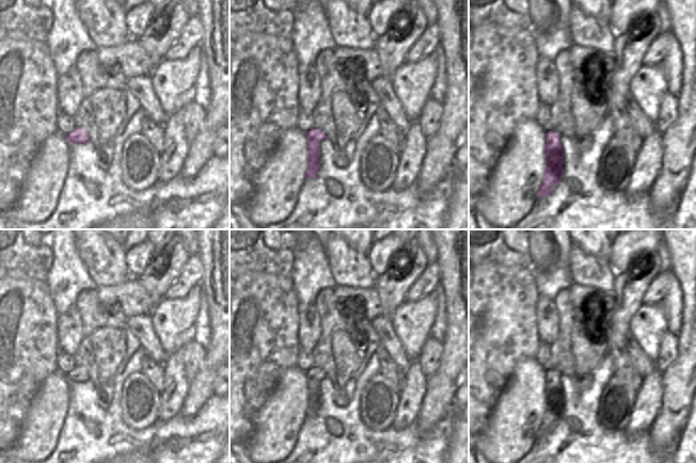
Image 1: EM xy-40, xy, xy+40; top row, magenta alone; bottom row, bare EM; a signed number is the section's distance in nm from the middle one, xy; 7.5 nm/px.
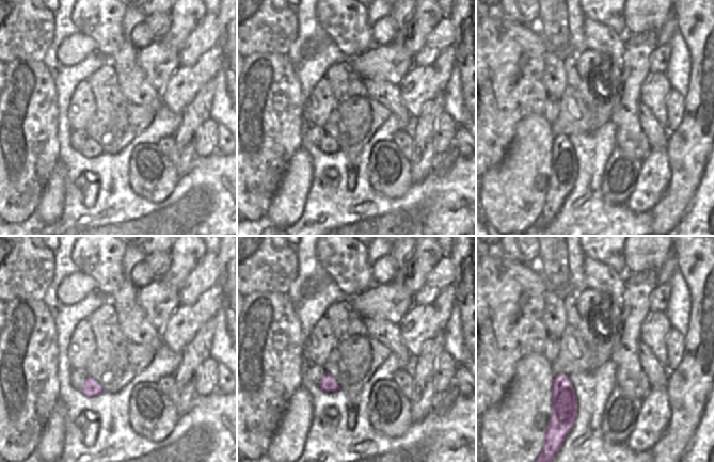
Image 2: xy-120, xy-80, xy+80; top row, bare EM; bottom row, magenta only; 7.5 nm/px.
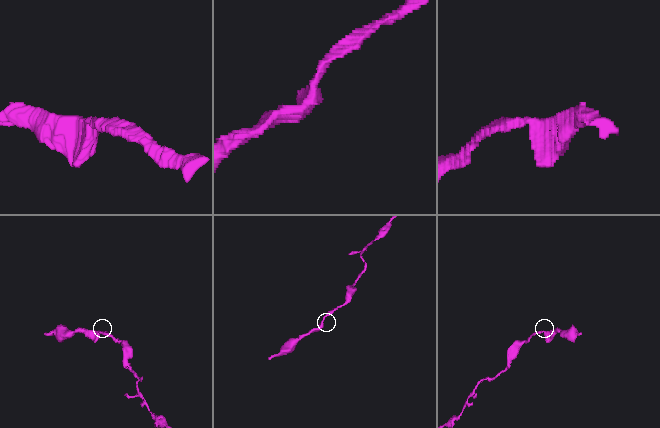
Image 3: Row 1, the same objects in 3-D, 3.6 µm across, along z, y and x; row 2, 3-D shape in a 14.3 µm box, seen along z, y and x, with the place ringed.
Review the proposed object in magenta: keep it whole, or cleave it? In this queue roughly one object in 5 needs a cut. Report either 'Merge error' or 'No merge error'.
No merge error.

